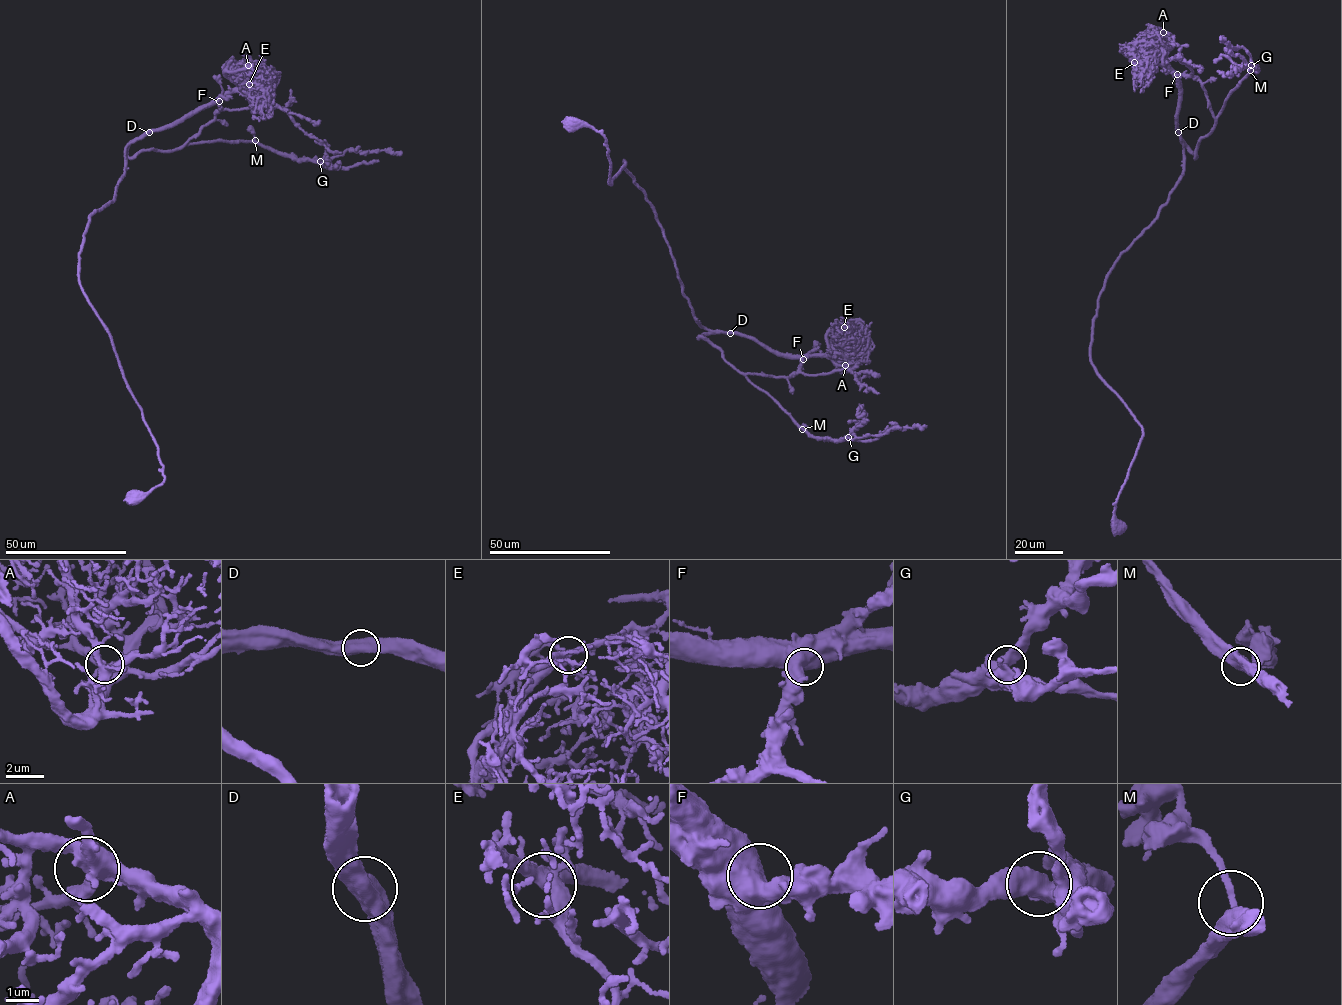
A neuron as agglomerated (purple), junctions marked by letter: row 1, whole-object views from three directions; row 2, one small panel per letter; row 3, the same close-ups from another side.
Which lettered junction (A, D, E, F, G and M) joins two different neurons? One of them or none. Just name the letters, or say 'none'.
none

